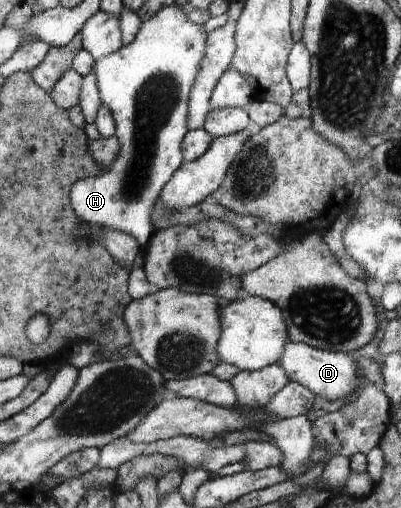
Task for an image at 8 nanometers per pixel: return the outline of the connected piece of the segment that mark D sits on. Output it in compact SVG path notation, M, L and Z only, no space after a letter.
M288 340L277 363L279 367L282 367L289 381L298 383L306 387L314 396L317 395L327 400L347 399L357 387L356 369L358 367L354 356L345 352L320 350L301 342Z

